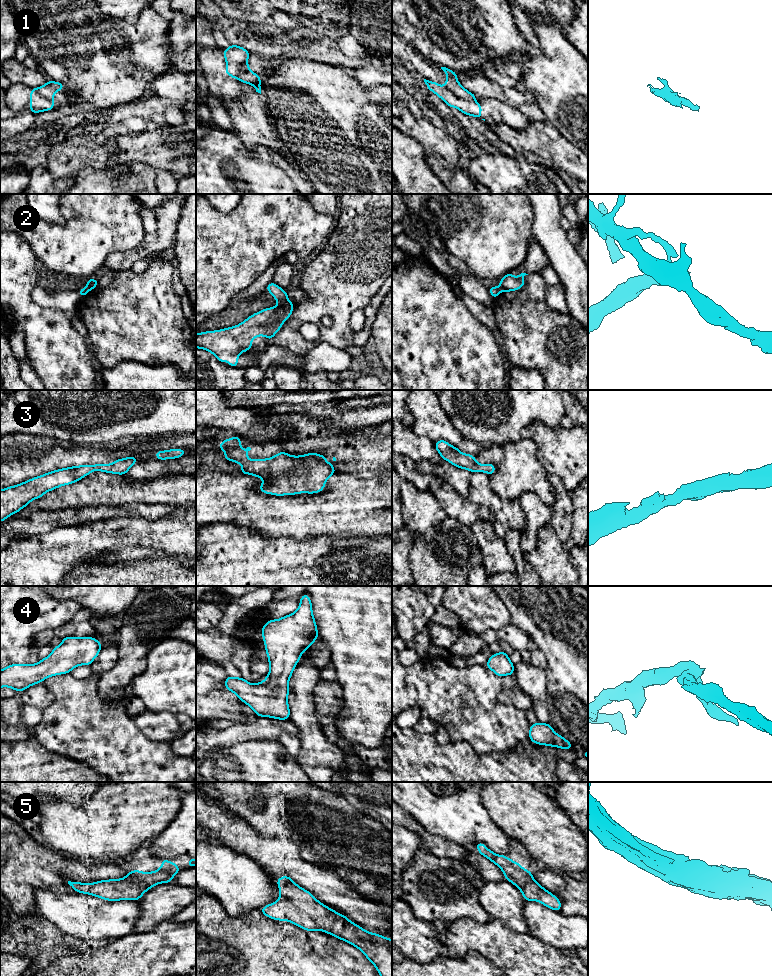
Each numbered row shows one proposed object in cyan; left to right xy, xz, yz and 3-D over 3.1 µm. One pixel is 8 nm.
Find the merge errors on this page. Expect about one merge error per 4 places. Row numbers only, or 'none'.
1, 2

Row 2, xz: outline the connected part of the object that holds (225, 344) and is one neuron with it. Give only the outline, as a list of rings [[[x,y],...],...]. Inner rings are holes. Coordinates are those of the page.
[[[287,301],[252,314],[234,327],[196,333],[196,348],[211,352],[221,363],[237,367],[239,354],[251,349],[252,340],[257,336],[271,340],[293,308],[294,304]]]

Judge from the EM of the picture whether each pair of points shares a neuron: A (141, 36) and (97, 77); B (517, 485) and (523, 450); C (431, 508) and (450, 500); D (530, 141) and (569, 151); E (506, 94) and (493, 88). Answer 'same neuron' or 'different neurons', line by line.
A: same neuron
B: same neuron
C: different neurons
D: same neuron
E: same neuron

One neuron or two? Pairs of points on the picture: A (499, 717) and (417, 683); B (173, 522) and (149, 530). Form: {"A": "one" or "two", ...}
{"A": "one", "B": "one"}

